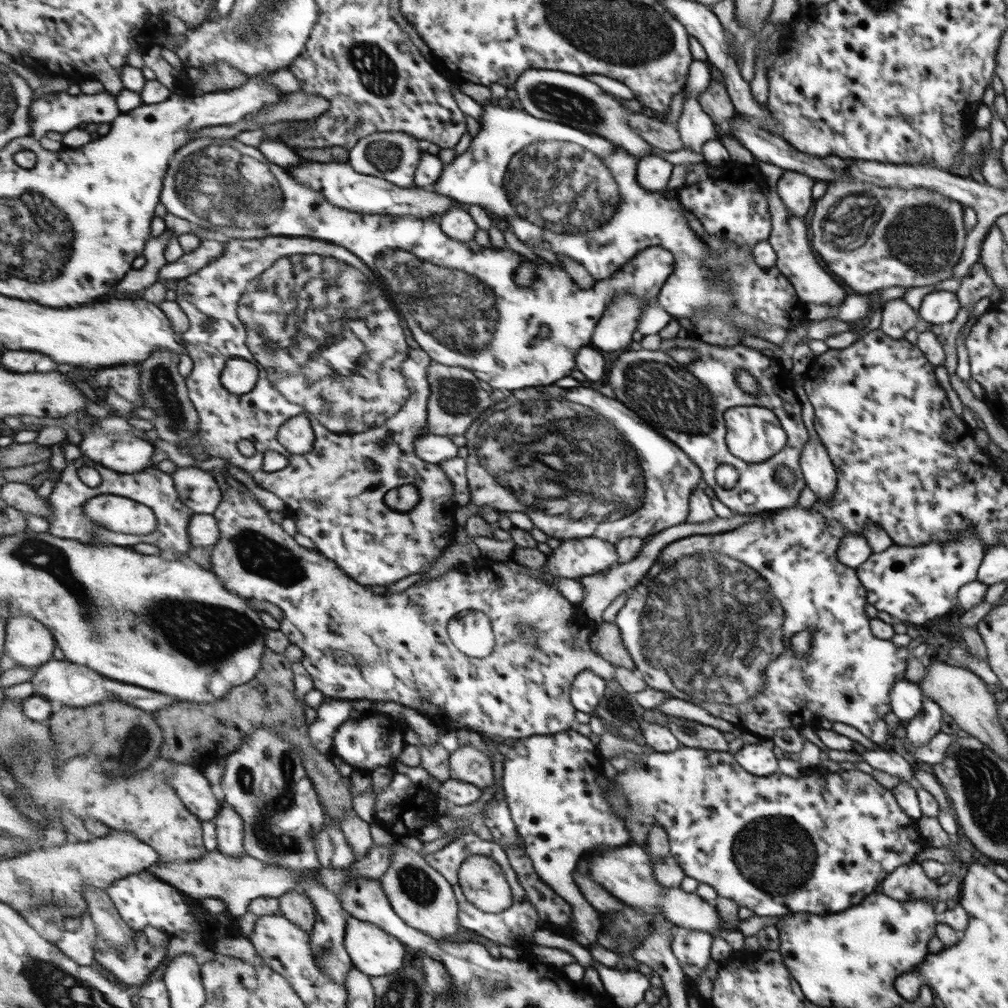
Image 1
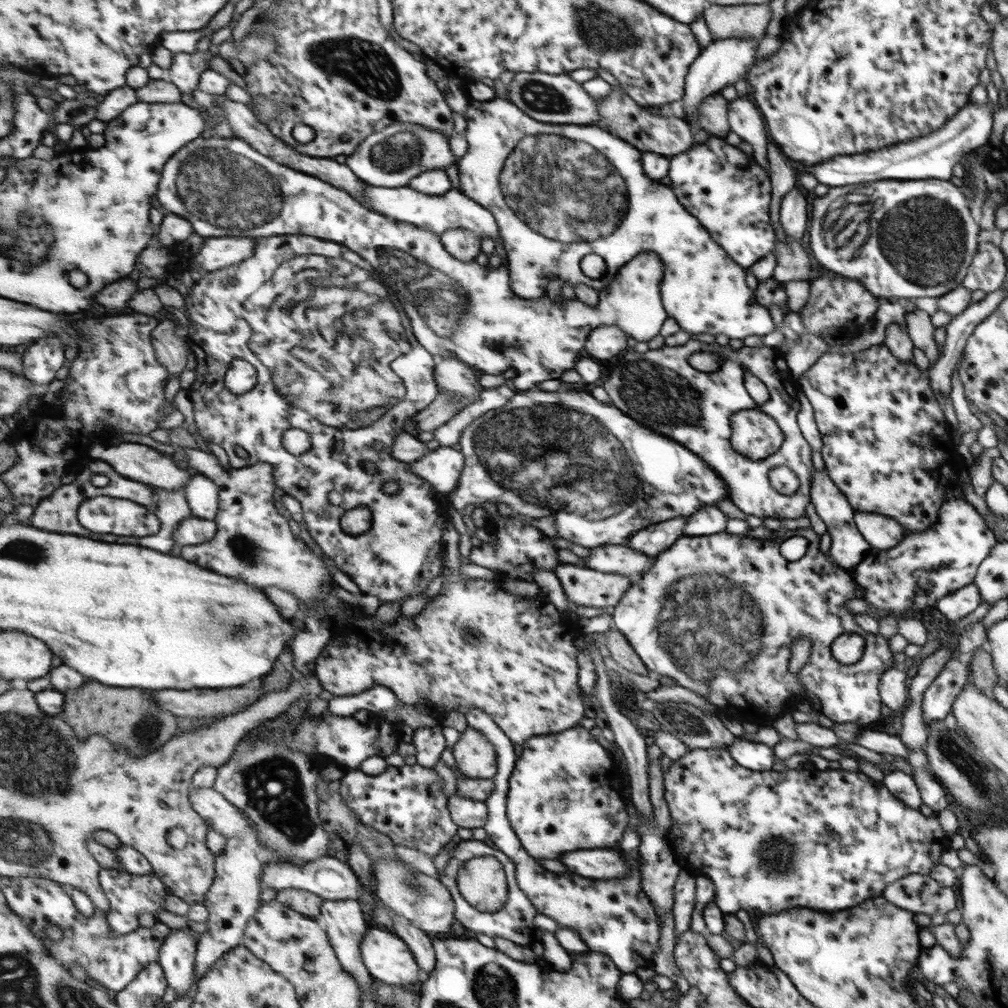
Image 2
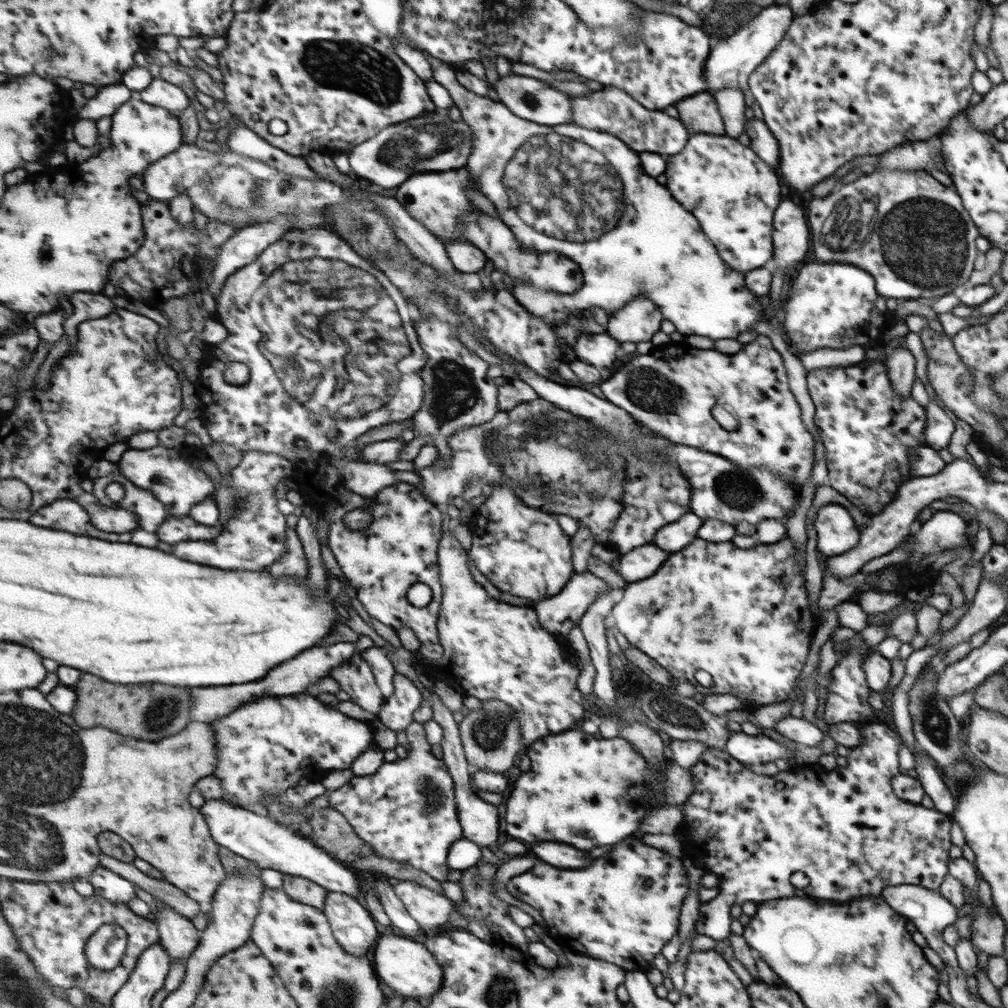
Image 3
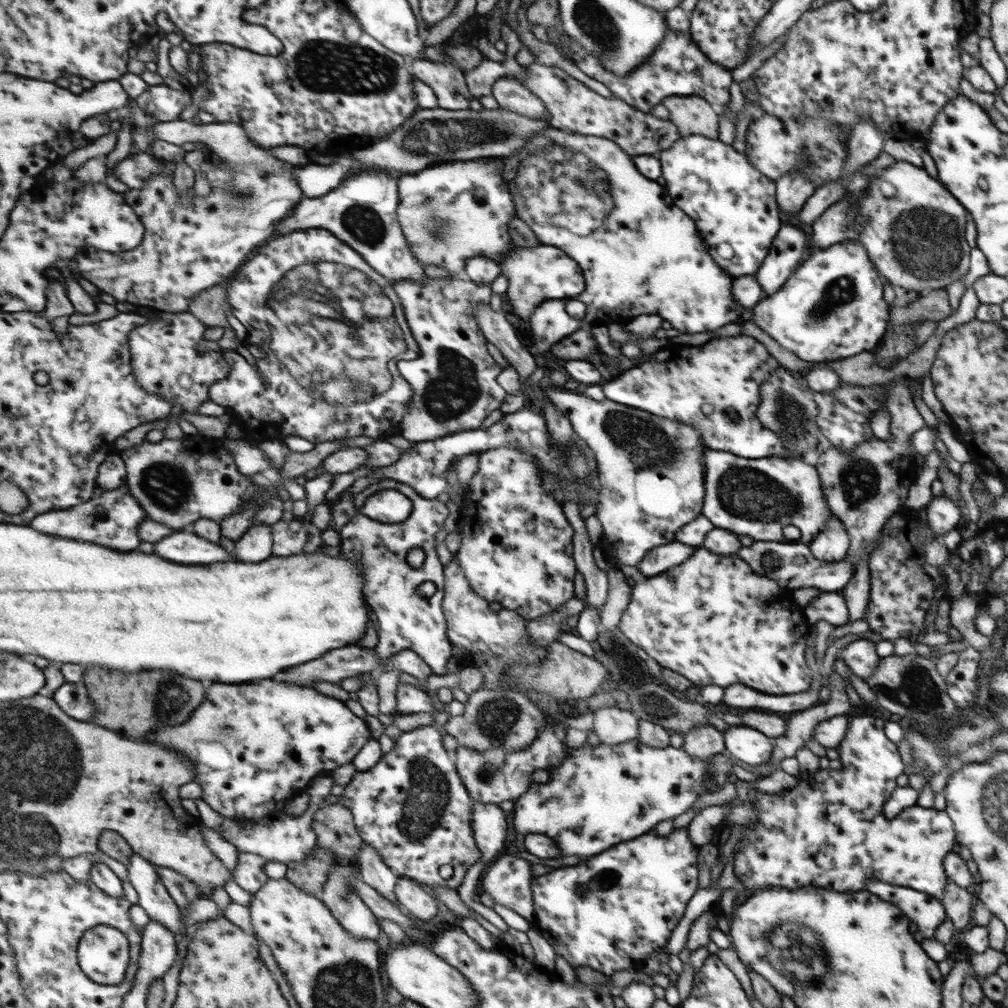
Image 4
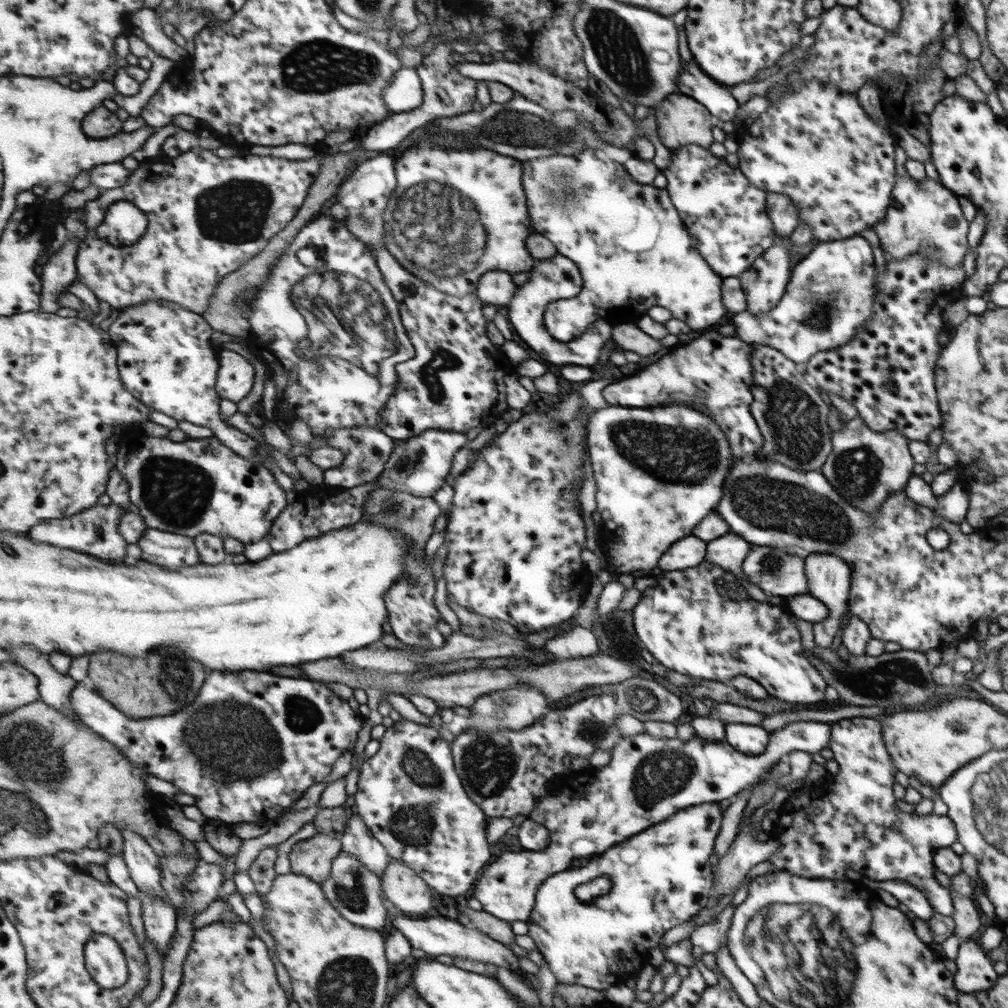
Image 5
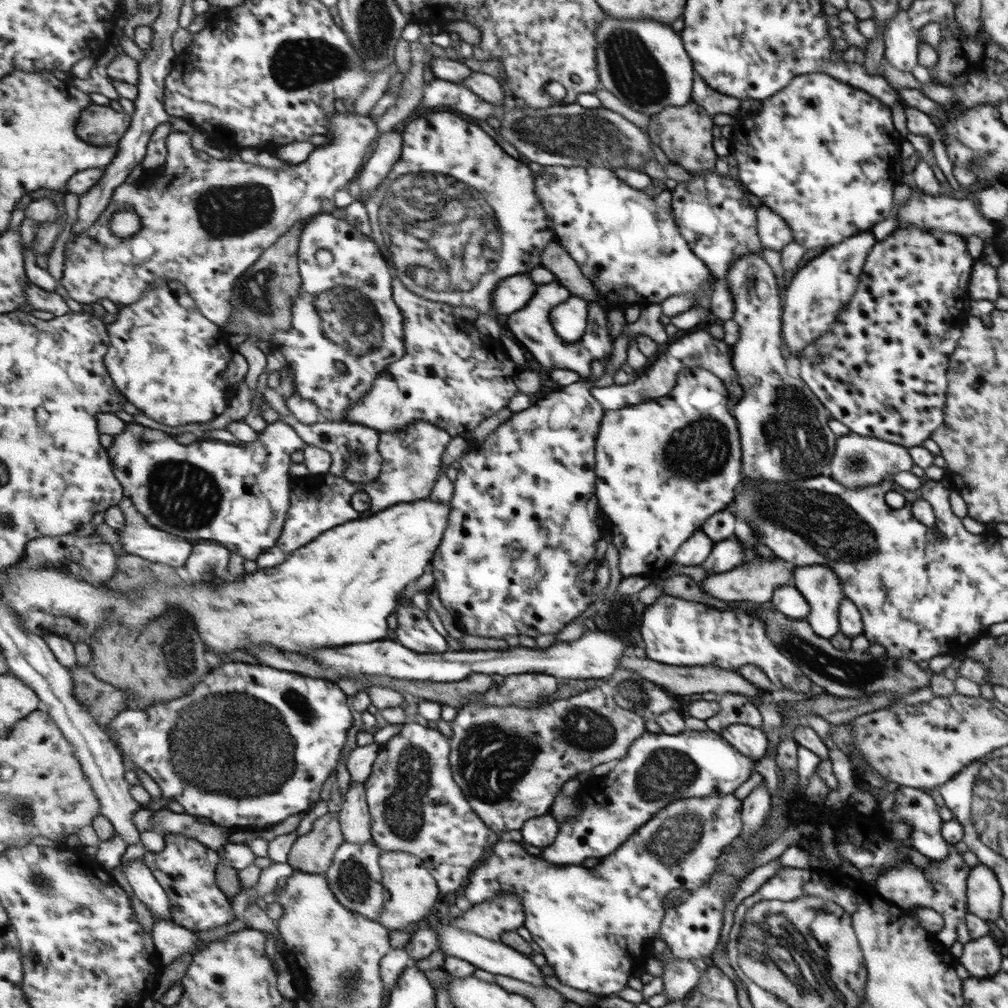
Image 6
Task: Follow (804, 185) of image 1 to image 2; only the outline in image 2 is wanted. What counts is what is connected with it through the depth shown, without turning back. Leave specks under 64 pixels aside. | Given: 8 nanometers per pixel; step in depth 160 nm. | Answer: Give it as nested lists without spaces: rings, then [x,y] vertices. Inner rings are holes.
[[[795,187],[780,200],[778,220],[786,236],[799,241],[807,226],[809,198],[803,197]]]

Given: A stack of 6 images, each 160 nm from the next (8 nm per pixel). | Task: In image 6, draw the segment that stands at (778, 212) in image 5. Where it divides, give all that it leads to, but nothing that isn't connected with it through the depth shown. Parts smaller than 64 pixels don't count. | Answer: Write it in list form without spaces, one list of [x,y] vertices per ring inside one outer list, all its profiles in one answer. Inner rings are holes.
[[[760,205],[756,209],[758,236],[762,248],[780,252],[787,243],[793,240],[793,232],[789,224],[782,219],[773,209]]]

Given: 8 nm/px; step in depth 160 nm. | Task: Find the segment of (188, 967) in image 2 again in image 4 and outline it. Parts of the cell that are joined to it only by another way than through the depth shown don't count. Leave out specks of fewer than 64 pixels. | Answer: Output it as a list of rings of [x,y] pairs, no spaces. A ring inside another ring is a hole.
[[[135,854],[127,866],[128,879],[139,894],[139,904],[149,916],[177,936],[181,936],[186,927],[182,920],[183,911],[165,888],[165,884],[161,882],[159,867]]]

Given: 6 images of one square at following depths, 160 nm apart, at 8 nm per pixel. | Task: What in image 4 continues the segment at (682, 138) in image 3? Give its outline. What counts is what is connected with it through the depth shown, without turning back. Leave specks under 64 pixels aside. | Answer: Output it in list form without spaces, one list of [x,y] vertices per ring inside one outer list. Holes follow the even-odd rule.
[[[534,61],[524,68],[525,78],[520,83],[530,88],[544,102],[552,118],[557,119],[569,132],[597,136],[613,141],[631,158],[641,155],[656,156],[680,139],[677,127],[669,120],[644,113],[617,97],[605,98],[591,91],[583,83],[567,75],[561,68],[545,66]]]

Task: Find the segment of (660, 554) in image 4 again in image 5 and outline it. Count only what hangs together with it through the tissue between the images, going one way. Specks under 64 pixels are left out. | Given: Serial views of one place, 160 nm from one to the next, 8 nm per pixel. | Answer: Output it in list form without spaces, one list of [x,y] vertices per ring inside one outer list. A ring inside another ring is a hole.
[[[694,534],[684,536],[677,543],[670,544],[658,559],[657,566],[663,572],[691,568],[704,560],[705,551],[704,540],[697,538]]]

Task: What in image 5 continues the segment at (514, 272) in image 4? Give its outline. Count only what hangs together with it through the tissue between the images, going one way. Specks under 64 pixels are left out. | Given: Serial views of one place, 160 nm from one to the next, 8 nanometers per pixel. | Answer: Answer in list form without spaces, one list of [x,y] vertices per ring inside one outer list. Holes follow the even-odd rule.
[[[558,254],[557,258],[549,258],[537,260],[535,268],[533,268],[533,280],[528,279],[517,289],[517,294],[513,297],[508,308],[509,325],[522,341],[529,347],[533,348],[539,356],[543,356],[545,360],[553,362],[553,364],[575,364],[575,366],[591,366],[595,364],[599,350],[603,346],[603,342],[609,338],[611,328],[607,326],[605,320],[595,320],[579,340],[571,340],[571,342],[559,342],[555,340],[543,322],[545,316],[545,308],[549,302],[561,300],[561,298],[571,298],[575,296],[579,290],[582,290],[581,278],[579,278],[578,267],[574,261],[569,260],[566,256]]]

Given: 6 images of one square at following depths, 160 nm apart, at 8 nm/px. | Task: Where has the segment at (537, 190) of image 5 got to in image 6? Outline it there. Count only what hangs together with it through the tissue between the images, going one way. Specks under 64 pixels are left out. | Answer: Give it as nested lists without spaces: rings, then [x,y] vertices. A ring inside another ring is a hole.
[[[596,165],[581,168],[580,166],[545,166],[545,172],[536,175],[536,190],[547,214],[553,218],[554,229],[558,242],[563,244],[567,254],[574,260],[585,278],[588,278],[597,290],[596,300],[583,300],[570,295],[565,304],[559,304],[551,313],[551,322],[563,340],[575,342],[585,330],[585,320],[589,303],[597,303],[601,307],[608,305],[609,310],[625,310],[631,304],[640,308],[647,304],[661,303],[662,300],[681,294],[693,294],[691,307],[710,307],[711,284],[713,276],[709,269],[689,248],[679,234],[675,220],[669,212],[669,191],[661,191],[653,199],[645,195],[645,190],[631,188],[625,181],[619,180],[609,165]]]

